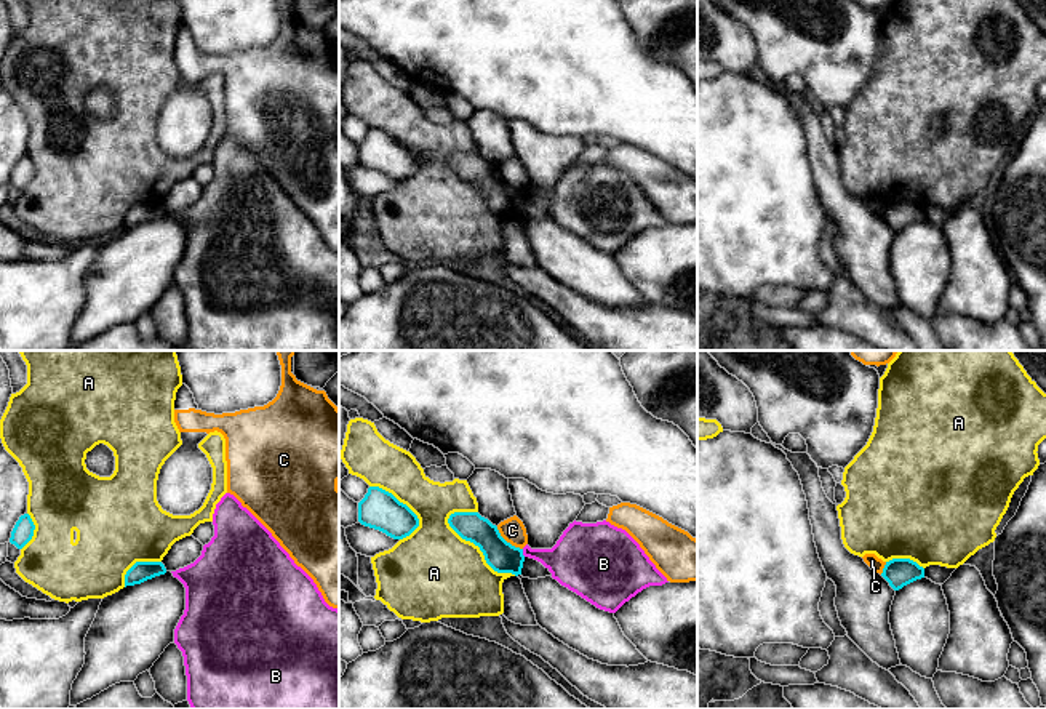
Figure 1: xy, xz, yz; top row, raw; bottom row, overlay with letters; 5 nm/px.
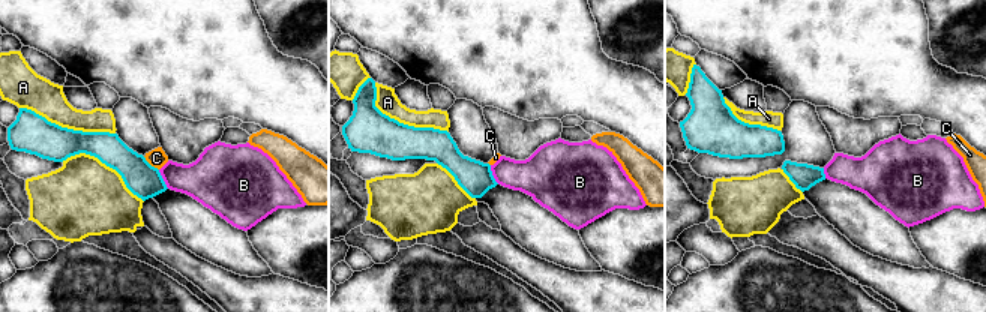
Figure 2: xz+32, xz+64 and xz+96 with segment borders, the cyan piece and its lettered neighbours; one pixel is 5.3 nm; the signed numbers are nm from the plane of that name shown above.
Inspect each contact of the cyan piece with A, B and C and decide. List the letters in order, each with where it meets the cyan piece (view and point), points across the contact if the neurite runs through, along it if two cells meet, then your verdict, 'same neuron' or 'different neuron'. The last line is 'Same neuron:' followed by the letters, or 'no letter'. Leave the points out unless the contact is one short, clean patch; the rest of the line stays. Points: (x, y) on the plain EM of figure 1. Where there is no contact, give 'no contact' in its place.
A: xz (480, 191) | different neuron
B: xz (522, 194) | along xz (522, 191), (525, 197) | different neuron
C: xz (506, 183) | along xz (496, 168), (507, 183), (522, 191) | different neuron
Same neuron: no letter

